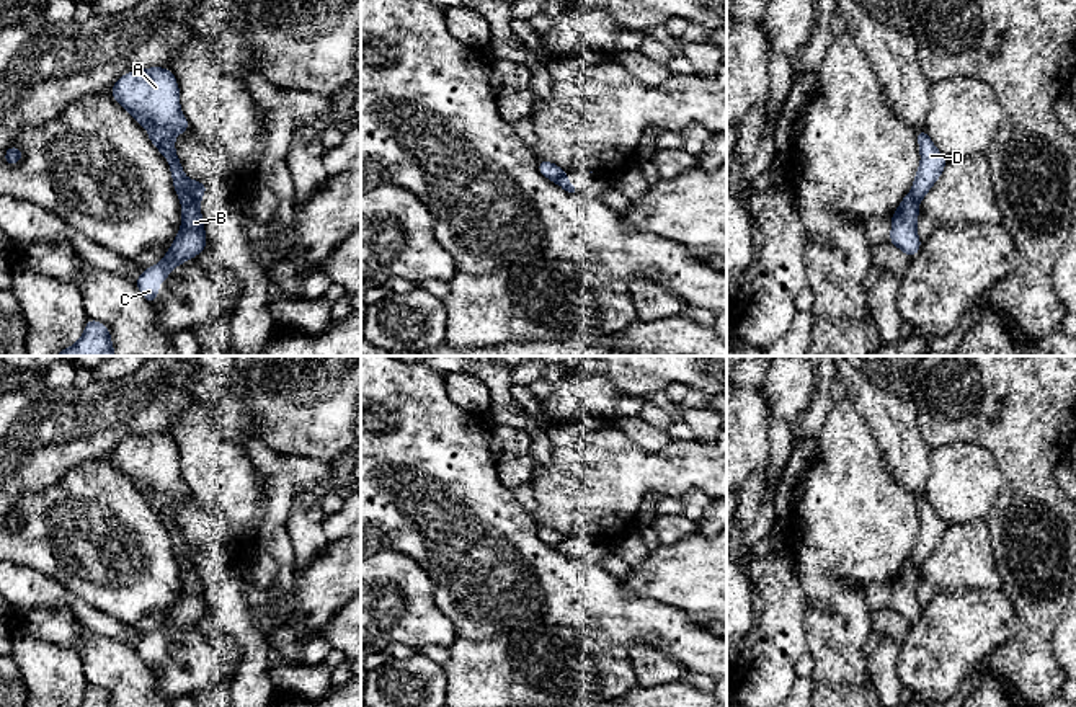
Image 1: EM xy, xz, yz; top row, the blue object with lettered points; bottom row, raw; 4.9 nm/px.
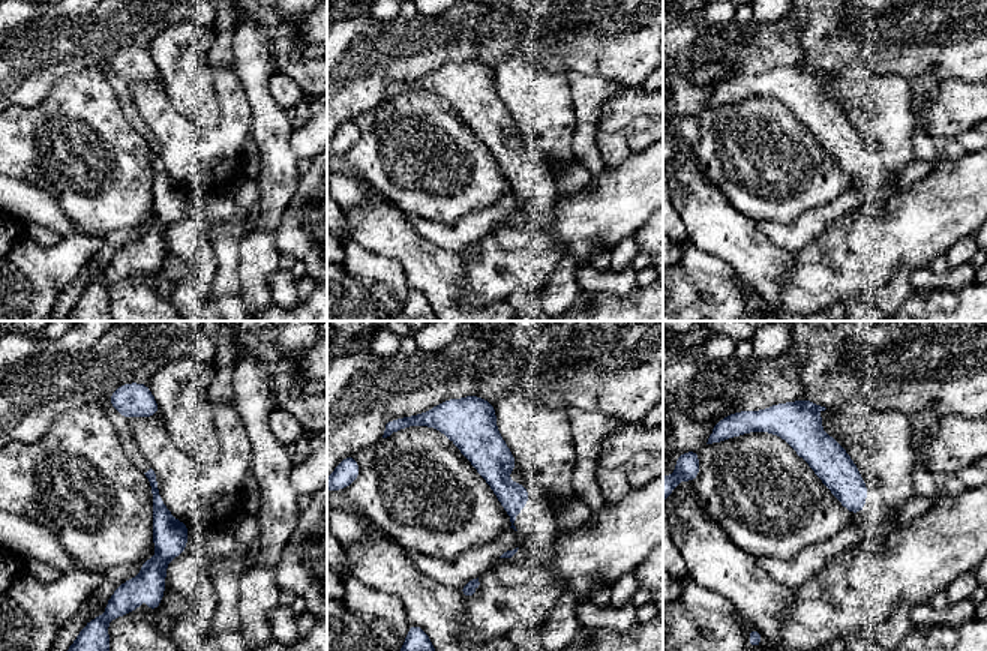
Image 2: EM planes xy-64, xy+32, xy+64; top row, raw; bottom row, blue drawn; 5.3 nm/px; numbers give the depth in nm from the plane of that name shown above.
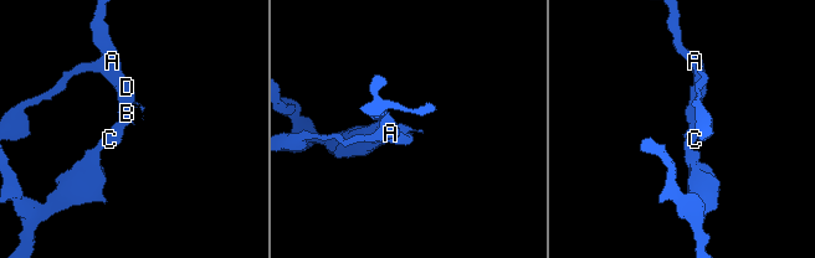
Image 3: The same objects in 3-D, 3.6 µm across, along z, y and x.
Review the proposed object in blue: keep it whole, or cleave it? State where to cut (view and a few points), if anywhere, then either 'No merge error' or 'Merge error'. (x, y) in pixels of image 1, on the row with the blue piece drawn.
Split along xy (183, 177), (185, 188), (198, 203). Merge error

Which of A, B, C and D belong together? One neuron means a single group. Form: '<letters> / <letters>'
A D / B C

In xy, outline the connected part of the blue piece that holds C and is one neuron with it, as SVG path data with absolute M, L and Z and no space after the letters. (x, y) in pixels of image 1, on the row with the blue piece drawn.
M173 160L168 162L173 188L181 202L183 219L181 227L175 235L175 242L165 253L163 260L144 269L136 279L139 292L150 304L158 300L158 282L168 282L168 273L175 266L181 266L185 261L198 256L207 248L204 217L201 214L199 202L196 202L191 193L186 189L181 167Z

